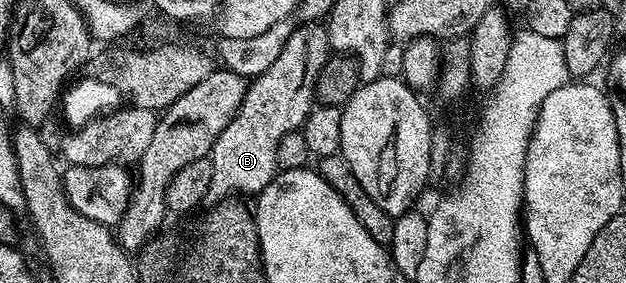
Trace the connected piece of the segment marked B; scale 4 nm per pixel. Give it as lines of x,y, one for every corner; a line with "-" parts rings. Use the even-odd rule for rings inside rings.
301,23
287,39
279,59
267,71
248,82
239,111
231,123
223,127
209,157
210,202
245,195
241,193
256,195
277,176
279,170
275,163
275,151
279,147
279,139
288,133
298,132
304,125
307,115
315,107
316,81
330,56
328,28
321,23

